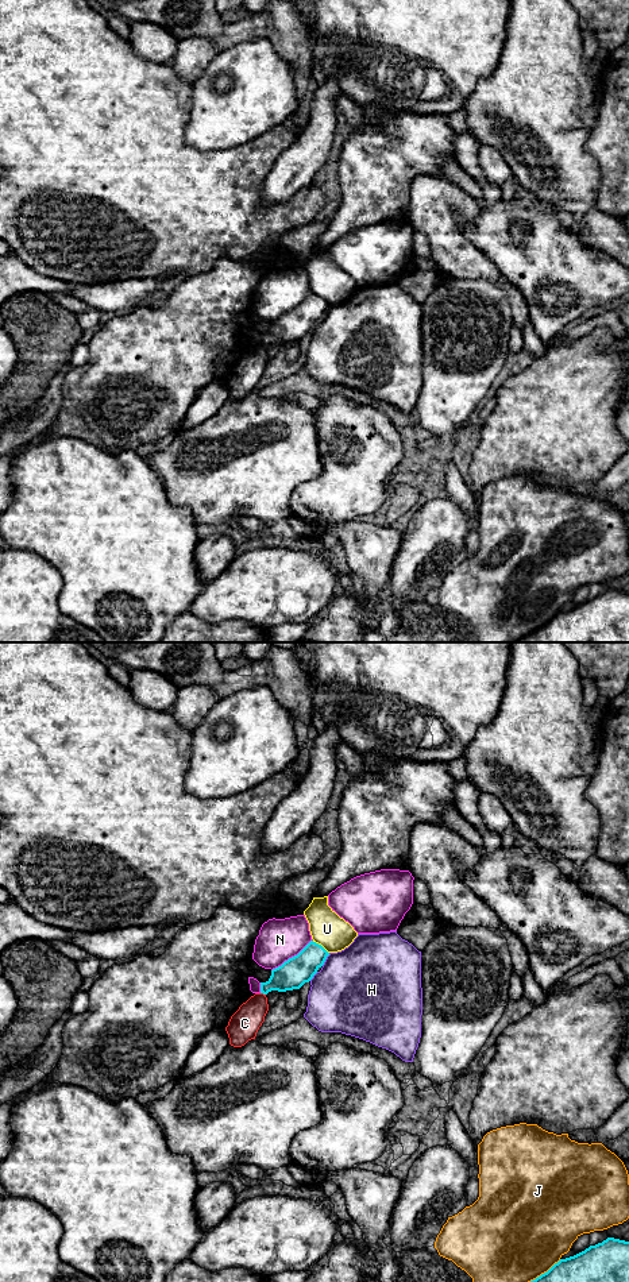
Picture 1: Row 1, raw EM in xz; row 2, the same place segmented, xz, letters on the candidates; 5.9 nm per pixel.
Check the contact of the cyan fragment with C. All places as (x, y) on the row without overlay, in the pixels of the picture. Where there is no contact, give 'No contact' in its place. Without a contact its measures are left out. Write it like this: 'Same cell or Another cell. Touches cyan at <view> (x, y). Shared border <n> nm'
Another cell. Touches cyan at xz (263, 346). Shared border 40 nm

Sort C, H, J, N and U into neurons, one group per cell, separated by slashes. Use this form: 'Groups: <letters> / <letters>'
Groups: C / H / J / N / U

